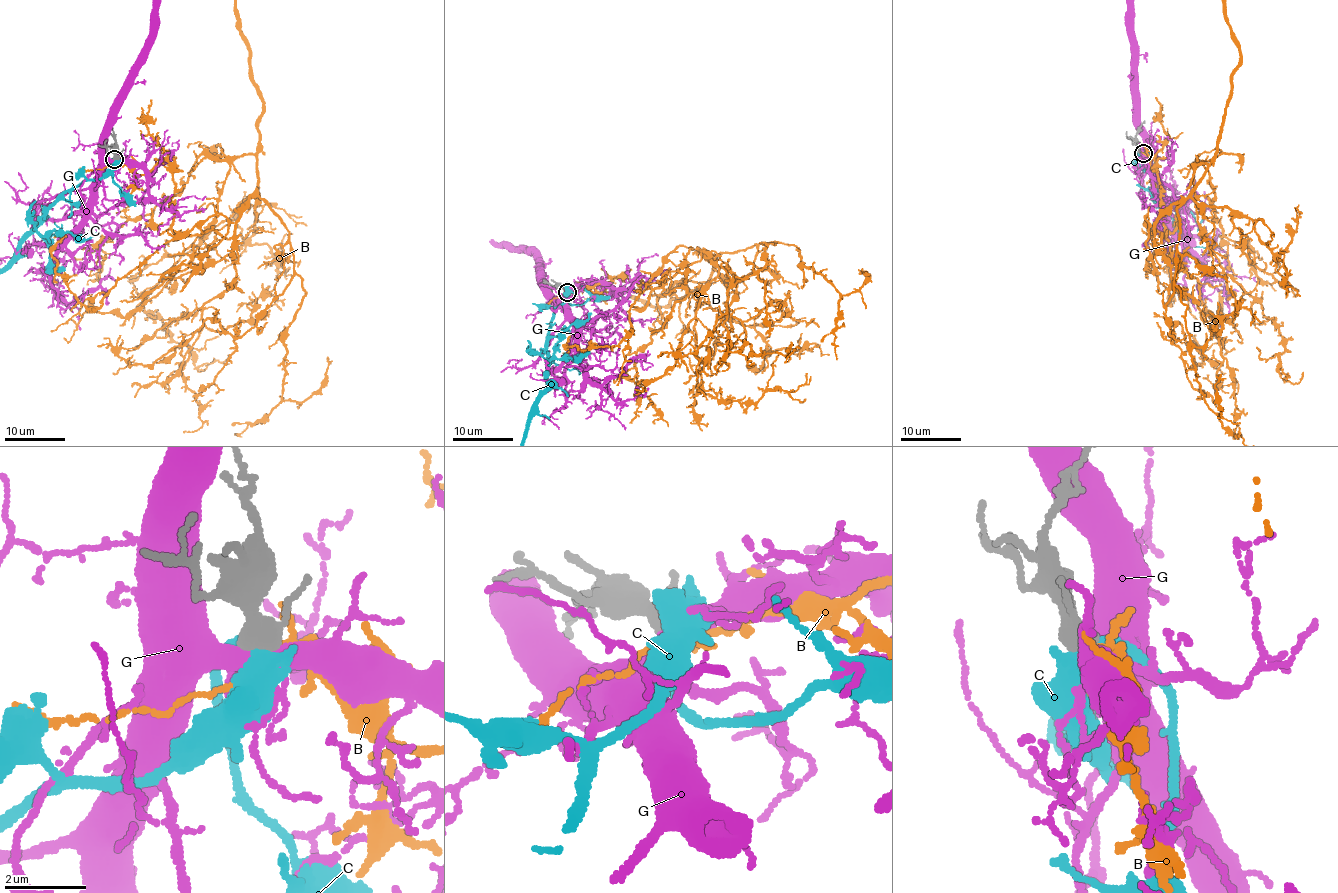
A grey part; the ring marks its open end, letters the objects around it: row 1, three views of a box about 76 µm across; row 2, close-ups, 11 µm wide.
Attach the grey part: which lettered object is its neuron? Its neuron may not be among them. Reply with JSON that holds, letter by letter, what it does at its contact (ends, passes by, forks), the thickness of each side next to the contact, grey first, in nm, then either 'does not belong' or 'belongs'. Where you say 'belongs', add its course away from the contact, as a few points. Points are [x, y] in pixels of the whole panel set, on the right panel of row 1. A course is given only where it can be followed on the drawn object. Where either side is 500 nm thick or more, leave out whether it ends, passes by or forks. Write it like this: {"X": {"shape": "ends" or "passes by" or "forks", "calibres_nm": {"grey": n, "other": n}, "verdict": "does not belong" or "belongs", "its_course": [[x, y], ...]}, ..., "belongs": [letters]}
{"B": {"shape": "forks", "calibres_nm": {"grey": 480, "other": 140}, "verdict": "belongs"}, "C": {"shape": "forks", "calibres_nm": {"grey": 480, "other": 280}, "verdict": "does not belong"}, "G": {"shape": "forks", "calibres_nm": {"grey": 480, "other": 400}, "verdict": "does not belong"}, "belongs": ["B"]}

